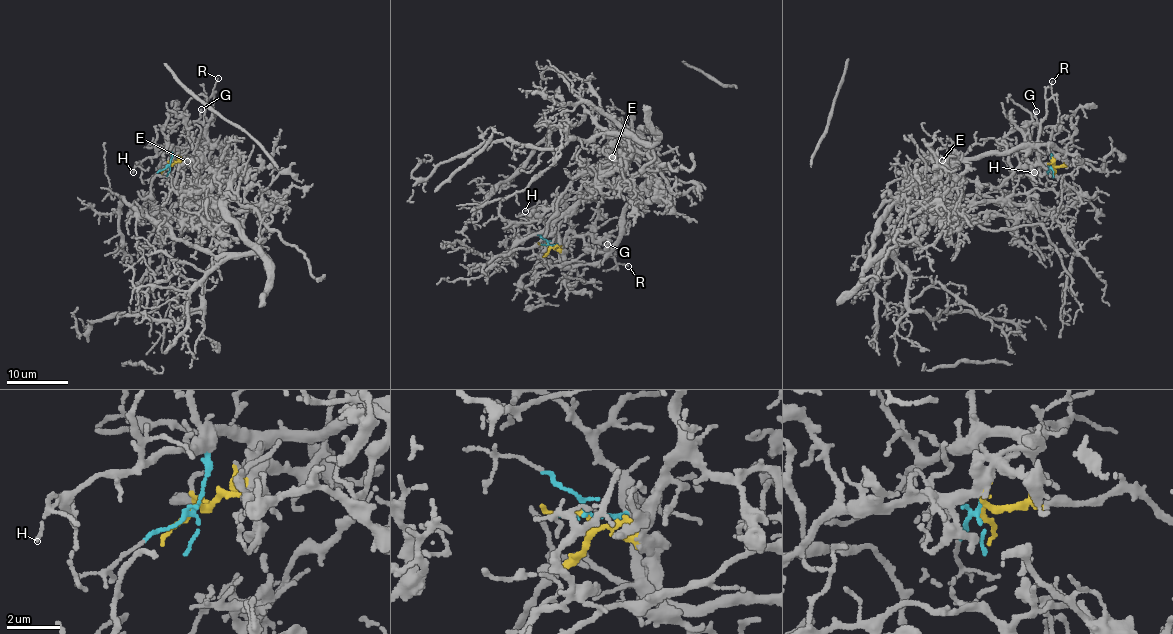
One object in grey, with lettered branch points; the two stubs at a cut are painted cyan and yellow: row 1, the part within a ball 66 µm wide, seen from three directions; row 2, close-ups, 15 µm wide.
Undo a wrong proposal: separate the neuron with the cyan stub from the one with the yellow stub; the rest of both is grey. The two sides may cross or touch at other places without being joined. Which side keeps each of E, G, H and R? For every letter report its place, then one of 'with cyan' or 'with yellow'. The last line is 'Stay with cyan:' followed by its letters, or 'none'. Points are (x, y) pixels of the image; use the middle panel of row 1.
E: (612, 157) | with yellow
G: (607, 244) | with cyan
H: (525, 211) | with cyan
R: (628, 266) | with cyan
Stay with cyan: G, H, R

